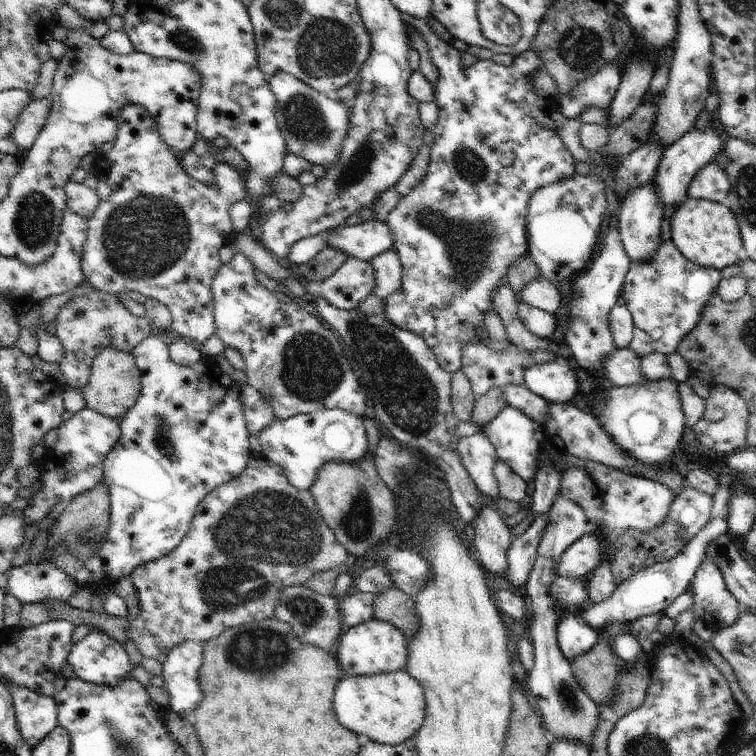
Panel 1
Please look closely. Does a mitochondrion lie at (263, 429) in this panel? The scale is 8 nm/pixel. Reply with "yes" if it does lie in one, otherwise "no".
no

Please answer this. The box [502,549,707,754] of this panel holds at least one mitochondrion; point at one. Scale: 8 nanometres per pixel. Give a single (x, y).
(566, 692)

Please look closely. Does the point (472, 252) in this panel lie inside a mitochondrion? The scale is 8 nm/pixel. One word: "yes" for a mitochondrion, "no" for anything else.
yes

